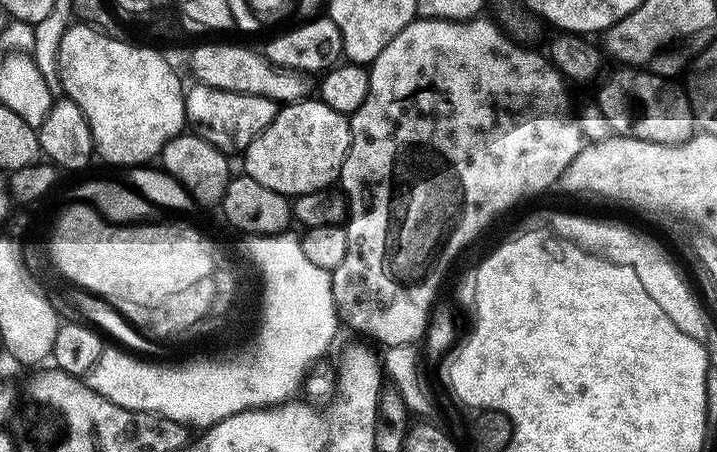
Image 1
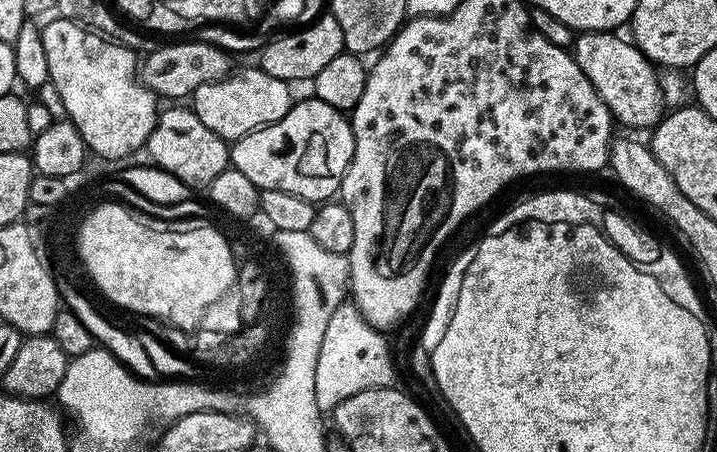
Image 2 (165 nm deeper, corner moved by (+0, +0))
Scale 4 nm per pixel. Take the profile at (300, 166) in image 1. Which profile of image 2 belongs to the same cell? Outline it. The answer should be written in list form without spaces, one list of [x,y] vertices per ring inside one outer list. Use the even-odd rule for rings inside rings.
[[[309,98],[309,100],[297,99],[292,107],[288,109],[286,118],[282,118],[273,124],[265,124],[264,127],[248,132],[241,140],[235,141],[230,148],[230,164],[231,167],[238,169],[242,174],[246,174],[246,178],[250,178],[250,182],[254,182],[257,188],[263,190],[286,190],[286,194],[298,194],[298,198],[306,198],[313,202],[328,202],[333,199],[340,191],[340,180],[346,174],[346,170],[352,161],[354,154],[354,134],[349,117],[343,112],[339,112],[334,106],[326,106],[326,102]]]

